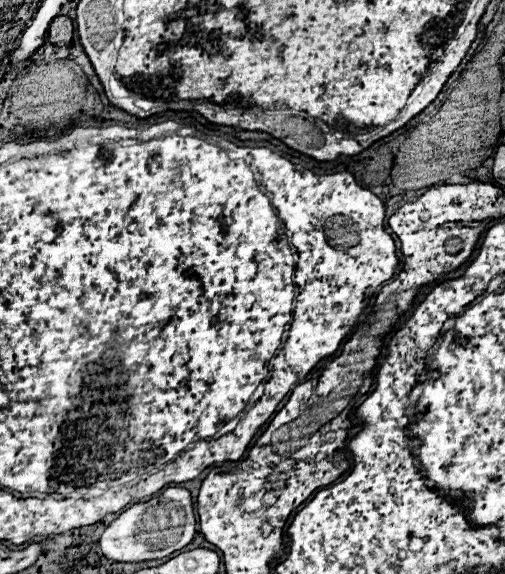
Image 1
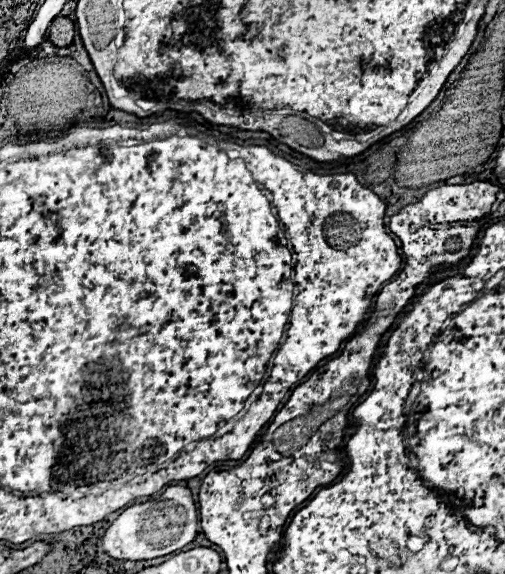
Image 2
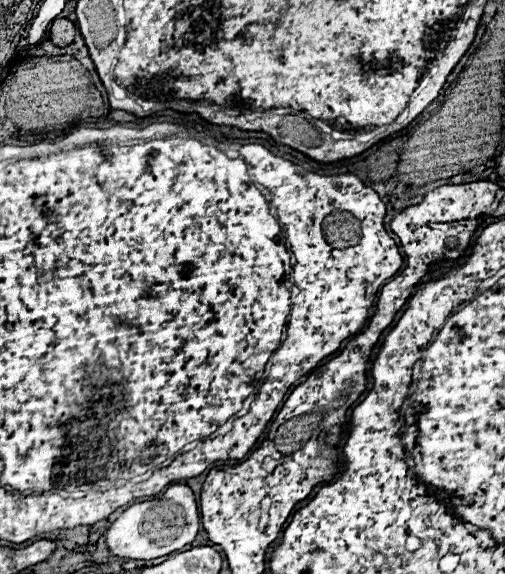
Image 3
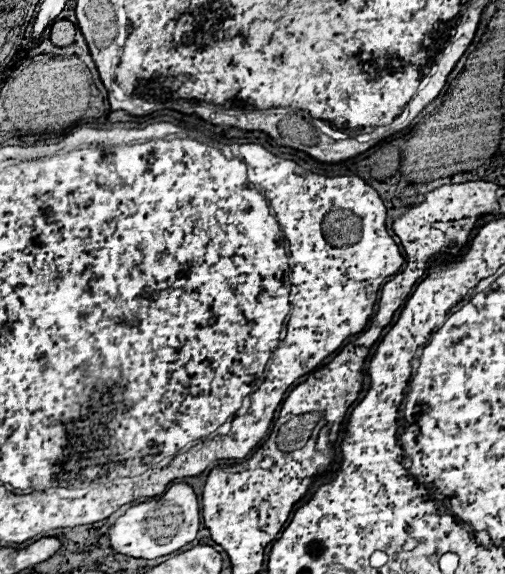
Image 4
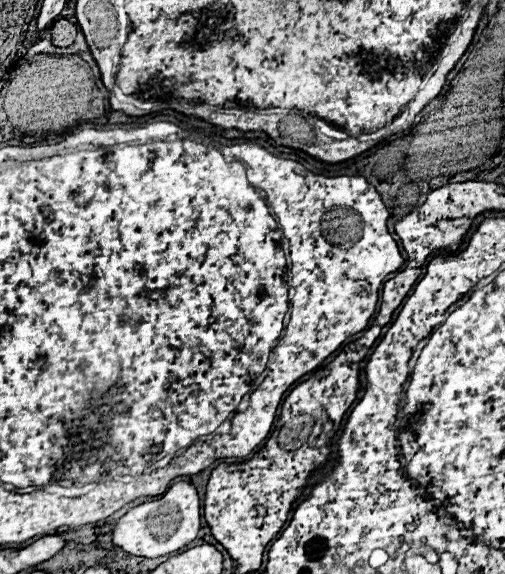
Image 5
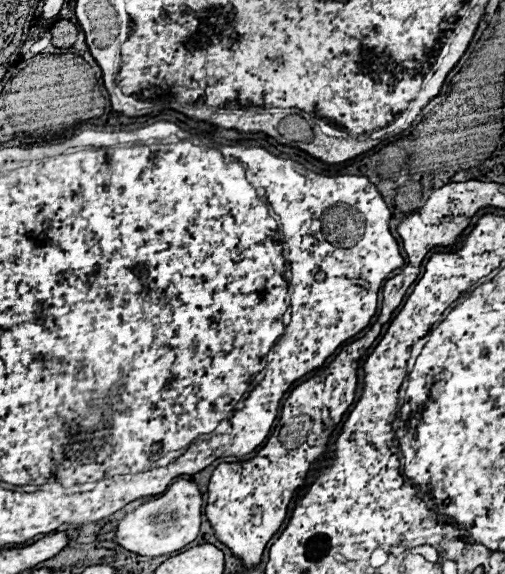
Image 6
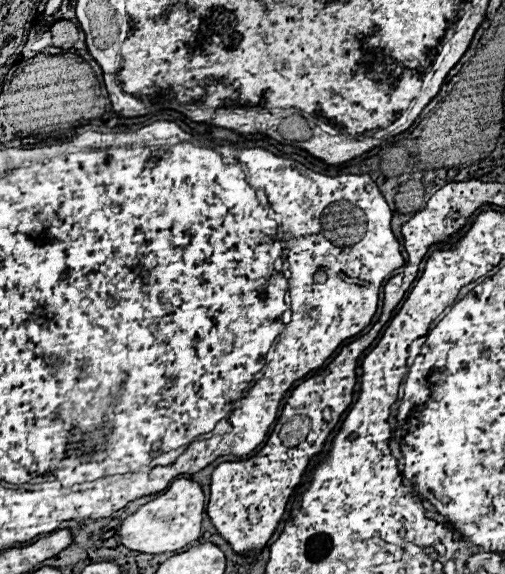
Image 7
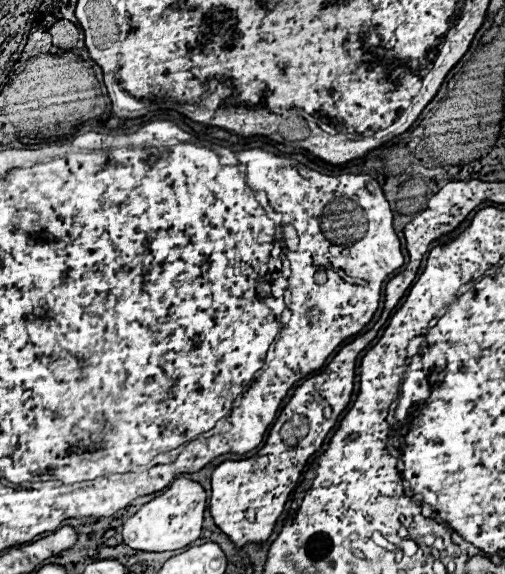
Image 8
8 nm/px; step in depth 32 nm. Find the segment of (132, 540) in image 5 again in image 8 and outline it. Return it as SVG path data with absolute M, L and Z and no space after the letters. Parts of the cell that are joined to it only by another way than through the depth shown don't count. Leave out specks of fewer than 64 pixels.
M188 478L174 480L166 494L144 504L134 516L122 524L122 540L134 550L142 552L168 552L188 546L202 534L202 520L206 510L206 492L198 482Z

